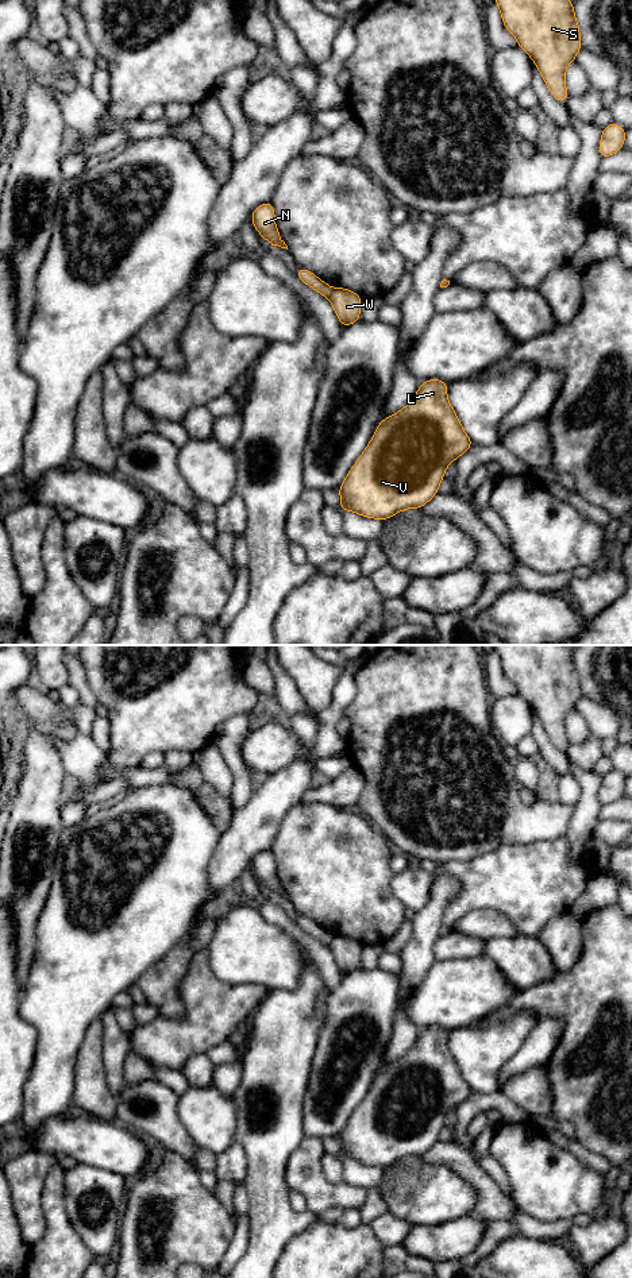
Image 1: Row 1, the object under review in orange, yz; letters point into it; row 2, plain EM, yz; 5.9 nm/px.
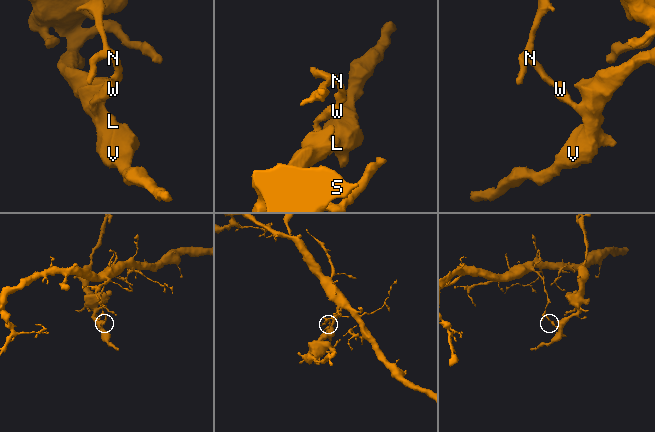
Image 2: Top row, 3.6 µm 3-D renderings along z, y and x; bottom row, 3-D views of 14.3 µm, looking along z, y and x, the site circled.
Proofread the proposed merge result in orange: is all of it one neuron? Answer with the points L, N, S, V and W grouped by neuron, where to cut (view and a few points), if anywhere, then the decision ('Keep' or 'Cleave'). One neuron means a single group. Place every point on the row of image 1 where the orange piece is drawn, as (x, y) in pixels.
Groups: L S V W / N. Split along yz (334, 288), (327, 297). Cleave

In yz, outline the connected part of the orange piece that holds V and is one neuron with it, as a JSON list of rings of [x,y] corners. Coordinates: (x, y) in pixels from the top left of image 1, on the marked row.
[[[448,382],[420,383],[412,401],[379,421],[366,449],[339,486],[342,511],[386,521],[406,509],[421,509],[438,493],[451,462],[465,455],[474,441],[465,432],[447,397]]]

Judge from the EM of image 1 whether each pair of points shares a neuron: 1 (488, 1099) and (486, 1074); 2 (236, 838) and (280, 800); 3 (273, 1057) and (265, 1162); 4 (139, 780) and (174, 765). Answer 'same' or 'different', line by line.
1: different
2: same
3: same
4: different

